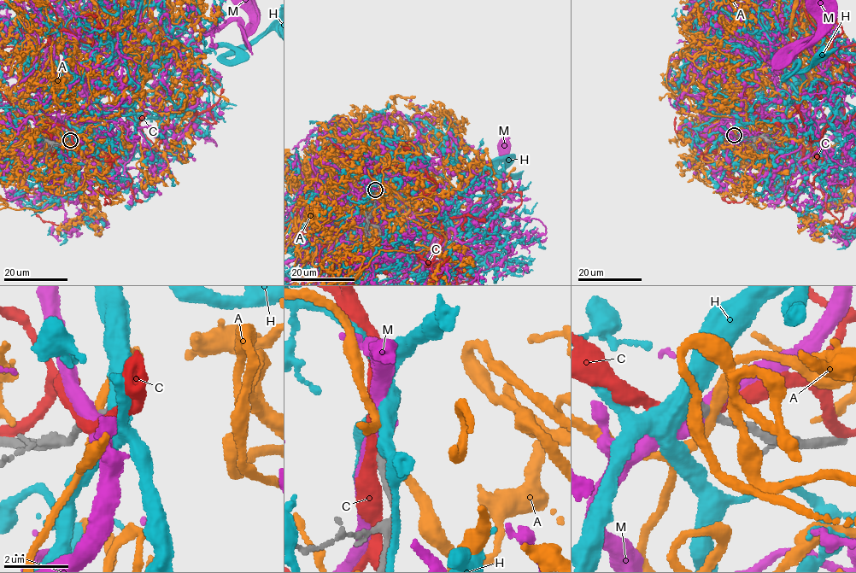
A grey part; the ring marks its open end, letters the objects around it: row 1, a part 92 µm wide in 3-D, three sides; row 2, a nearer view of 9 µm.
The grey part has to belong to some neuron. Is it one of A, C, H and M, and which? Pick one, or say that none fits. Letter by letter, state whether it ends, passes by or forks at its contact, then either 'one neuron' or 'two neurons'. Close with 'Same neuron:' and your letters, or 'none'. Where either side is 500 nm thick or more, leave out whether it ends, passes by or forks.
A: it passes by | two neurons
C: it passes by | two neurons
H: two neurons
M: two neurons
Same neuron: none

